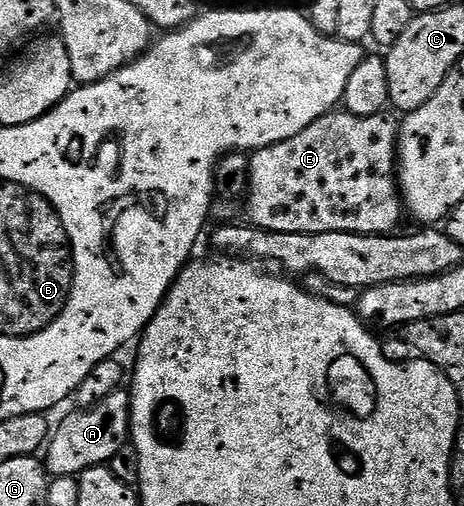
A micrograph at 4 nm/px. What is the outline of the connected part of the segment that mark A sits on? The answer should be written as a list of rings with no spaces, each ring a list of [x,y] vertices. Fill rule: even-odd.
[[[120,388],[105,400],[101,400],[99,406],[93,406],[89,410],[76,409],[75,414],[71,414],[64,420],[60,426],[54,427],[49,441],[45,447],[45,465],[48,475],[60,478],[61,476],[76,477],[89,469],[90,466],[106,466],[121,452],[123,446],[128,445],[129,435],[131,433],[131,396],[126,389]]]

